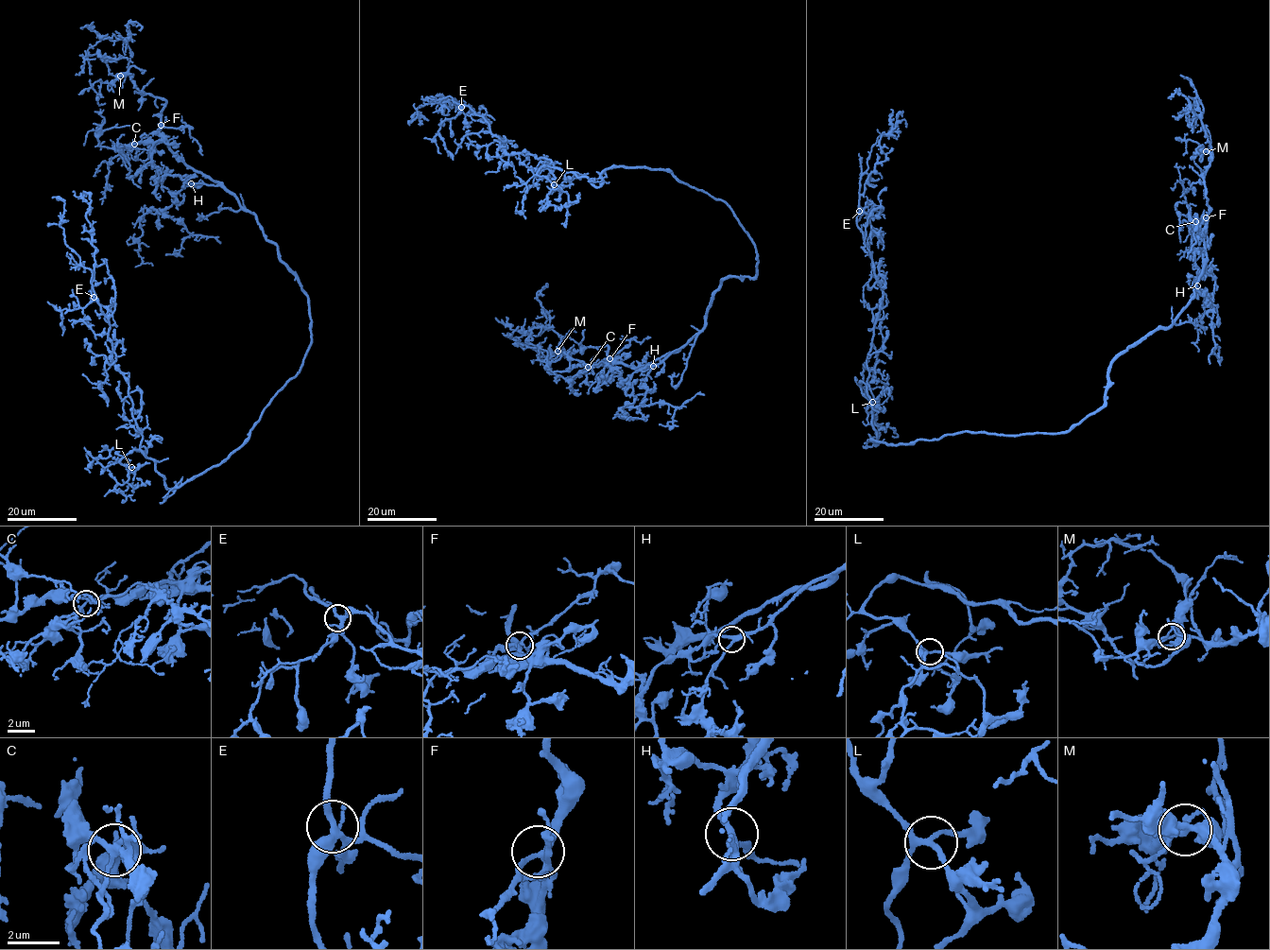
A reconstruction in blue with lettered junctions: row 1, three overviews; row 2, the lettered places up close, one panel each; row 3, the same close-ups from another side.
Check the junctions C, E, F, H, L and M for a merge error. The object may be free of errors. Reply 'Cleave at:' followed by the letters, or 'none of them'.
Cleave at: none of them

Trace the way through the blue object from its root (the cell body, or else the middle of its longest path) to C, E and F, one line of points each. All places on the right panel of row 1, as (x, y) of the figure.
C: (1005, 435), (1069, 430), (1102, 406), (1111, 363), (1132, 344), (1171, 326), (1192, 299), (1206, 258), (1195, 221)
E: (1005, 435), (966, 431), (905, 443), (867, 440), (878, 442), (866, 359), (883, 296), (857, 225), (859, 211)
F: (1005, 435), (1069, 430), (1102, 406), (1111, 363), (1132, 344), (1171, 326), (1192, 299), (1206, 258), (1206, 217)

